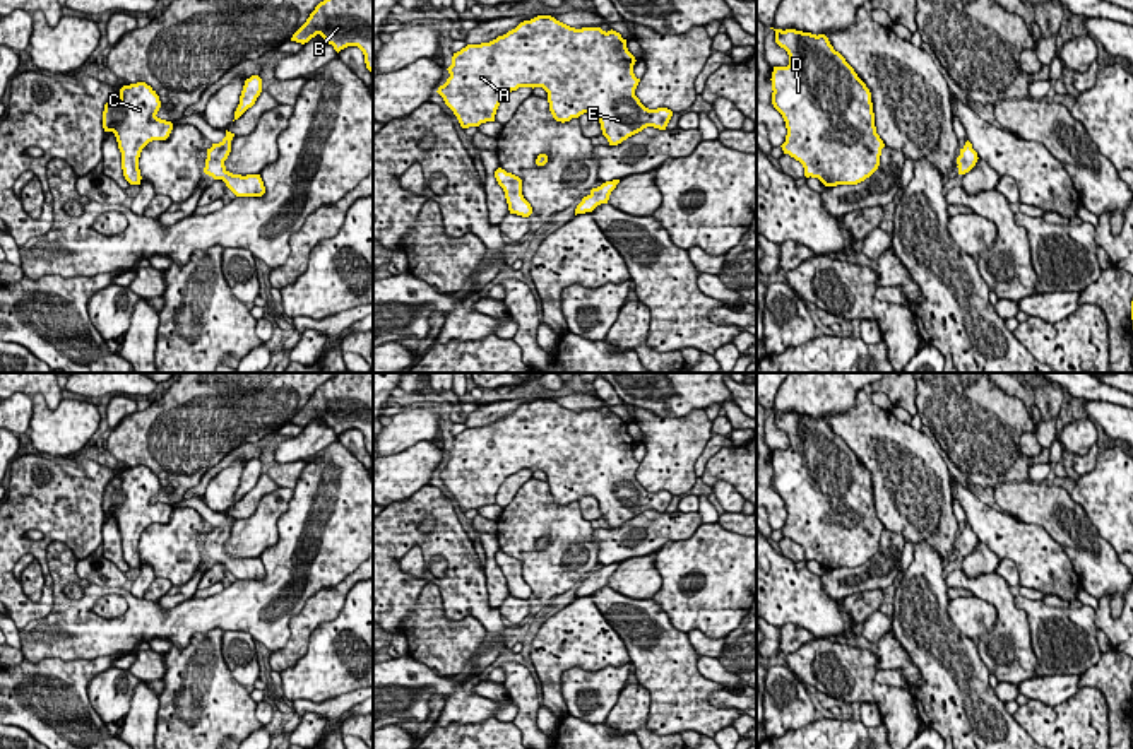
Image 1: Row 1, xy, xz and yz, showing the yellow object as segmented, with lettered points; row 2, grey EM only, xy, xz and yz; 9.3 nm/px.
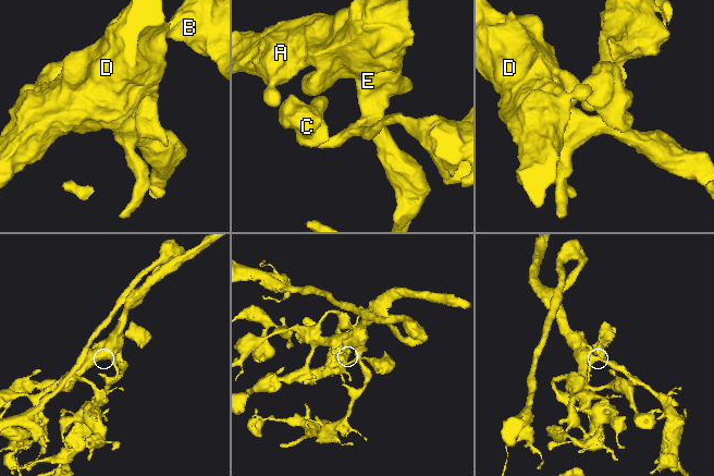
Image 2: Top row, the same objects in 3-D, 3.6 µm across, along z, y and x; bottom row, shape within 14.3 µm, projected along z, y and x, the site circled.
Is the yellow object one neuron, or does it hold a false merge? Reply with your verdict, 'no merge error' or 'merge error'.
merge error

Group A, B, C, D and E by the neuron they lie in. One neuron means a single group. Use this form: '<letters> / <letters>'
A C D E / B

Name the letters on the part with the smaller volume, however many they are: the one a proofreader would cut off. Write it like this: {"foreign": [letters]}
{"foreign": ["B"]}

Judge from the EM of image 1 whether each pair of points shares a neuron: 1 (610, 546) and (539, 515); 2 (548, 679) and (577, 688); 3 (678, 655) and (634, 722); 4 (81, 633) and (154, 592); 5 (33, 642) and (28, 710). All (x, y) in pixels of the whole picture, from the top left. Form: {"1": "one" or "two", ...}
{"1": "two", "2": "two", "3": "two", "4": "two", "5": "two"}

